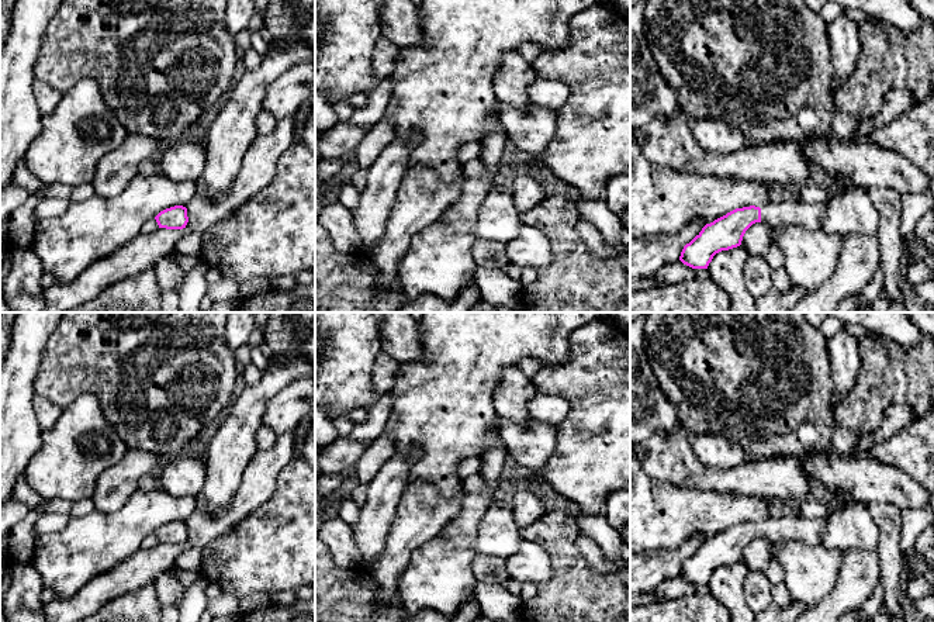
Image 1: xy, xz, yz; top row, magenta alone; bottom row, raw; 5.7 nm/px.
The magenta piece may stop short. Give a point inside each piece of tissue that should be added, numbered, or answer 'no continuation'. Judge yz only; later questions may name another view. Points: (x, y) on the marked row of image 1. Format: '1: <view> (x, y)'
1: yz (782, 210)

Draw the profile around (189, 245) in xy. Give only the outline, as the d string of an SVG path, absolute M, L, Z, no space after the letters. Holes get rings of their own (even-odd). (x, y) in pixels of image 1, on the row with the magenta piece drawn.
M190 232L177 242L176 252L184 256L196 256L203 246L203 239L203 234Z

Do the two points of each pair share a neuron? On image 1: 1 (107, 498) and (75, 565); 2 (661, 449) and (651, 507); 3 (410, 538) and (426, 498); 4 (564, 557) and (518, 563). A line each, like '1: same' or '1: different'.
1: different
2: different
3: same
4: different

